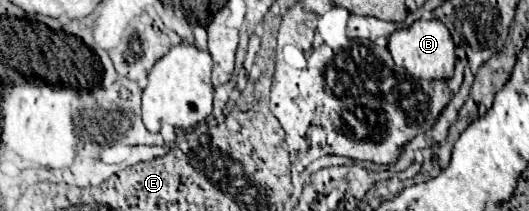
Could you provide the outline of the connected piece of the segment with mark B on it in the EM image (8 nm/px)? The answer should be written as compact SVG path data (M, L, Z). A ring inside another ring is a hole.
M418 19L406 29L396 29L388 37L388 49L394 57L394 63L418 79L448 79L448 75L454 71L454 41L446 25L438 19Z

